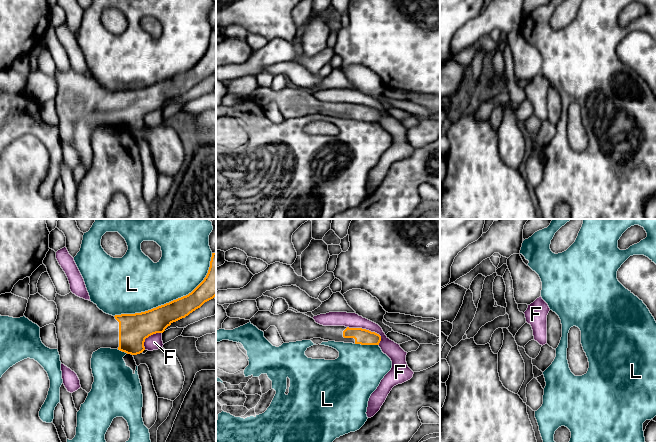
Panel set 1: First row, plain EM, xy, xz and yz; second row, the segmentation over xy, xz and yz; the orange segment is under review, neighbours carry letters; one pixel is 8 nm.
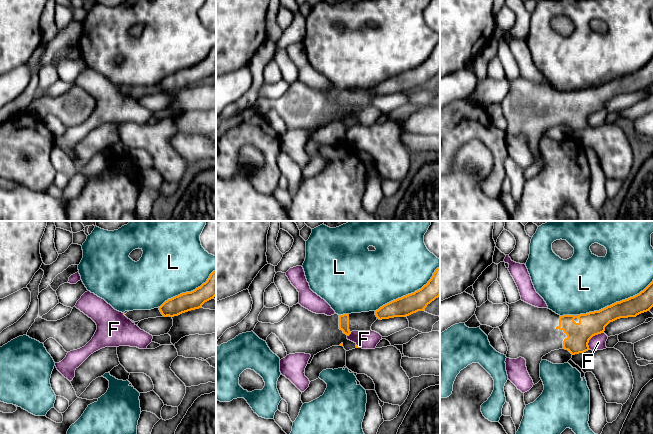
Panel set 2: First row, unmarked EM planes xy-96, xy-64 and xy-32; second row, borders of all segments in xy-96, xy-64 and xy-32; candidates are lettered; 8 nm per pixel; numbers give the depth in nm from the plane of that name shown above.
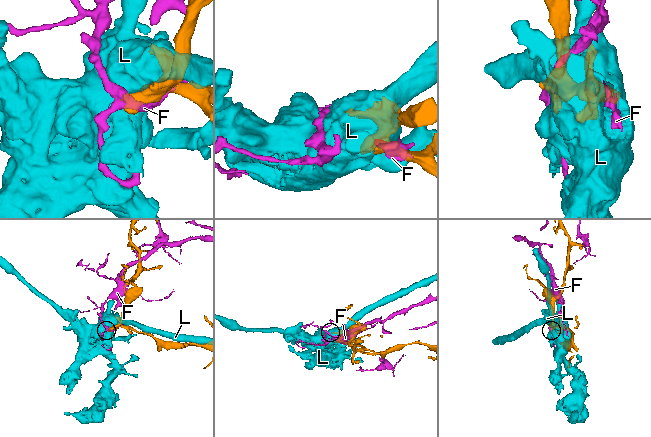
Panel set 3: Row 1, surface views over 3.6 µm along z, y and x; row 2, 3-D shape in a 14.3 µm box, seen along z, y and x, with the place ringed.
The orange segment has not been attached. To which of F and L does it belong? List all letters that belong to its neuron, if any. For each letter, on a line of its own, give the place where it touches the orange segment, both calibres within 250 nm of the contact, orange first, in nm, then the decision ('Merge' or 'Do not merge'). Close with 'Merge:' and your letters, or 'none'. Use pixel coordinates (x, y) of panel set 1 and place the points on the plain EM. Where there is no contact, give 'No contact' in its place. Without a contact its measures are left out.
F: Touches orange at xz (365, 105). Thickness 130 nm (orange) against 130 nm. Do not merge
L: Touches orange at xy (171, 77). Thickness 200 nm (orange) against 380 nm. Do not merge
Merge: none

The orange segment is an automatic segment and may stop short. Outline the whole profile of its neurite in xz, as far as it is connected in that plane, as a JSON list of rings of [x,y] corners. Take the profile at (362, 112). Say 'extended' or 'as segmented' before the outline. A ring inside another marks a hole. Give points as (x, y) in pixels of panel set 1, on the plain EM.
extended; [[[292,86],[279,91],[270,87],[258,87],[250,98],[263,108],[270,102],[275,102],[284,119],[313,114],[361,121],[379,121],[381,117],[381,112],[375,108],[345,102],[323,102],[313,94]]]

